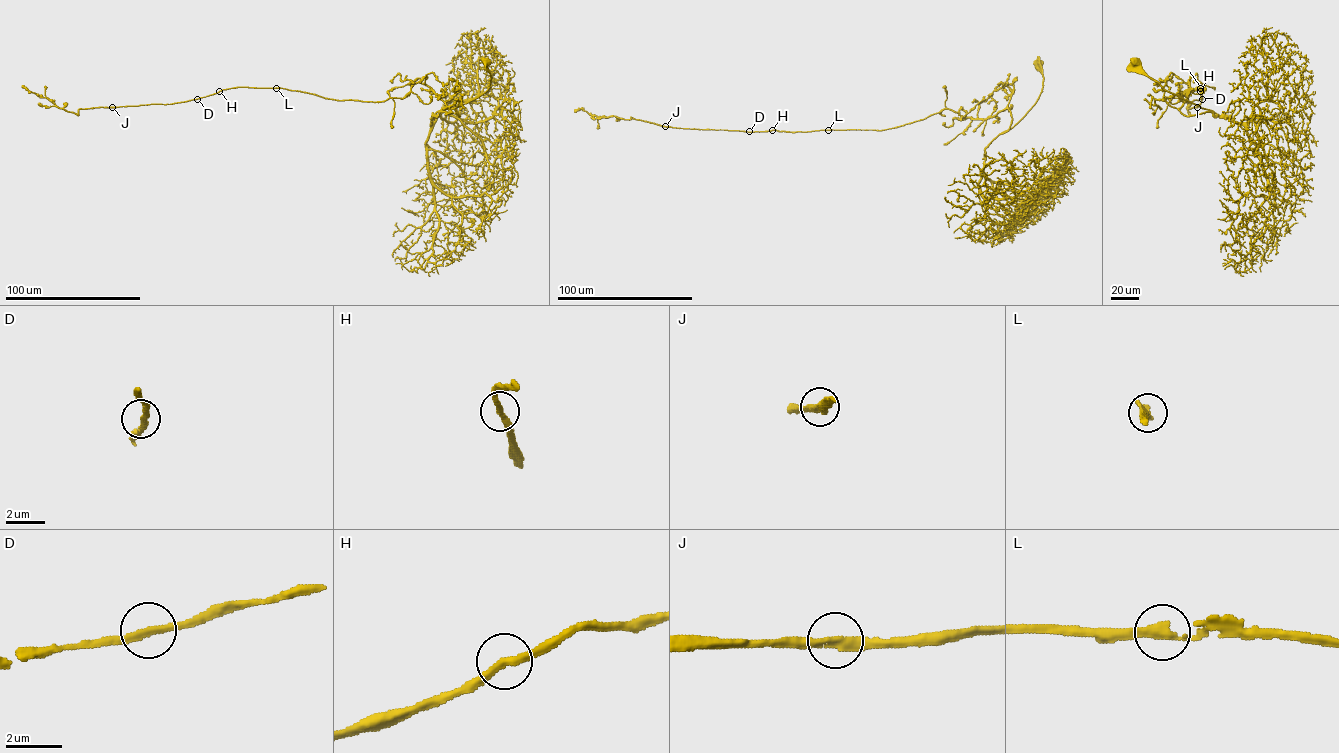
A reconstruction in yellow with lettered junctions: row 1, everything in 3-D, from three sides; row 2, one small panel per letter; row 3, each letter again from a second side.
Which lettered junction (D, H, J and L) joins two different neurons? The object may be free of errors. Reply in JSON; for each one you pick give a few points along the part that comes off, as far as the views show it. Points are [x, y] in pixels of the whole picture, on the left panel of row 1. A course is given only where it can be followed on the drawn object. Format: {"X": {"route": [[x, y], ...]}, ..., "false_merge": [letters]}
{"false_merge": []}

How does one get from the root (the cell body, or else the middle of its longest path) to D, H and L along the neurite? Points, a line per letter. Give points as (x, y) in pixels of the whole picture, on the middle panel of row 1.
D: (1038, 63), (1036, 103), (993, 139), (1009, 128), (1007, 108), (983, 119), (943, 108), (881, 130), (749, 131)
H: (1038, 63), (1036, 103), (993, 139), (1009, 128), (1007, 108), (983, 119), (943, 108), (881, 130), (772, 130)
L: (1038, 63), (1036, 103), (993, 139), (1009, 128), (1007, 108), (983, 119), (943, 108), (887, 129), (828, 130)

